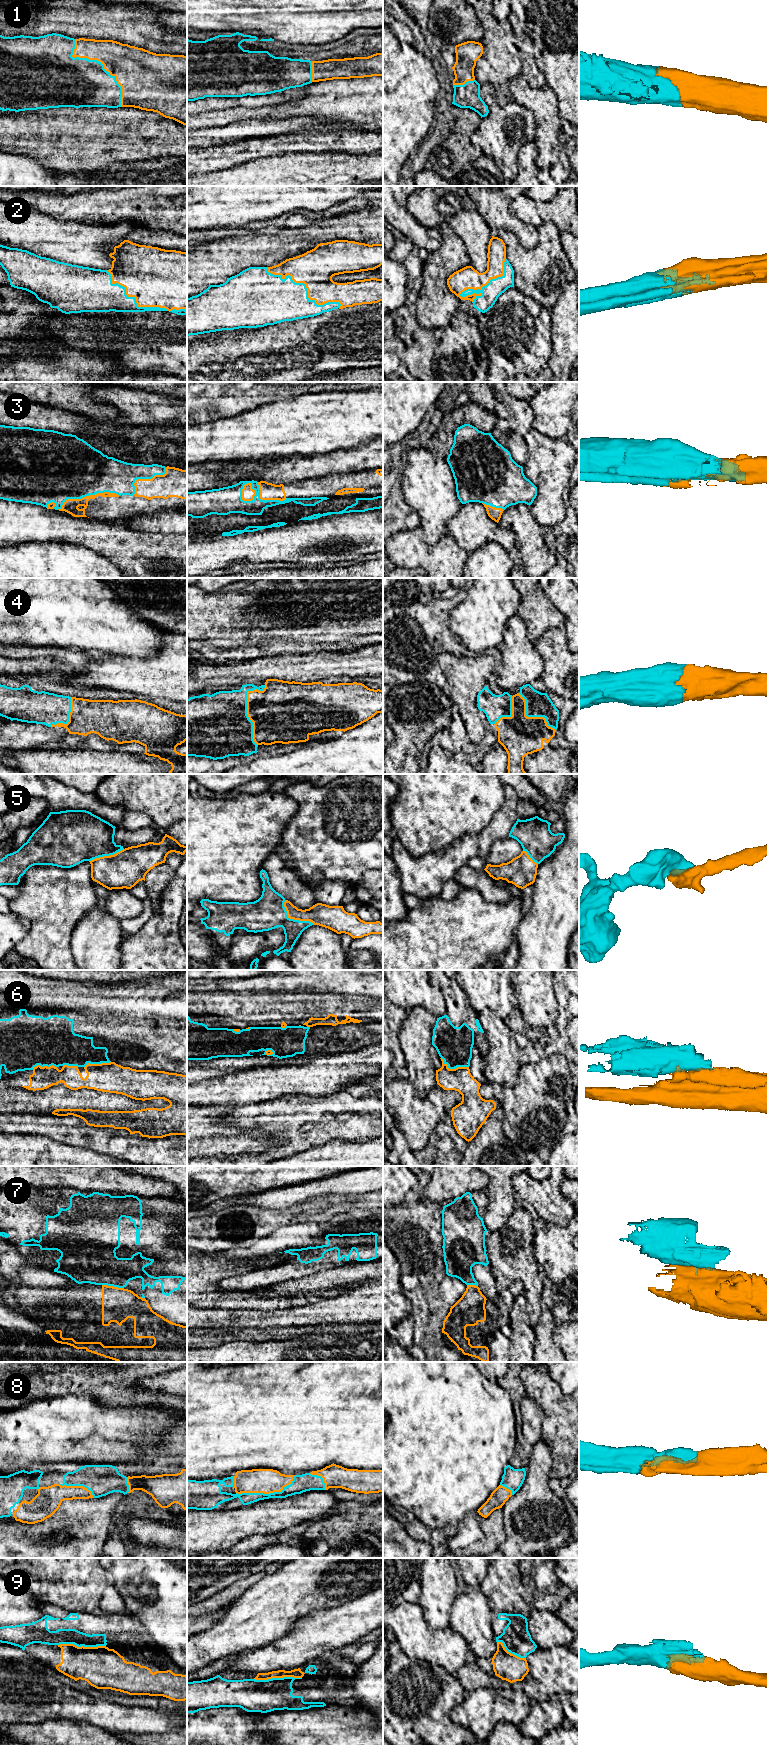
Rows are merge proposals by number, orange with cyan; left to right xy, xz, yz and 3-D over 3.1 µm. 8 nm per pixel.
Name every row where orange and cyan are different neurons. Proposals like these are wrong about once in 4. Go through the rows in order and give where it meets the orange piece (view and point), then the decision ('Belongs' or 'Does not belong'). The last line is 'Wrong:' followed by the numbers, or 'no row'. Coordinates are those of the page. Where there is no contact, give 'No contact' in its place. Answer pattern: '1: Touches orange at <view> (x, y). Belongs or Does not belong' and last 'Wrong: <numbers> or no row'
1: Touches orange at xy (101, 62). Belongs
2: Touches orange at xz (306, 287). Belongs
3: Touches orange at xy (87, 496). Belongs
4: Touches orange at xz (247, 709). Belongs
5: Touches orange at xz (293, 918). Belongs
6: Touches orange at yz (453, 1069). Does not belong
7: Touches orange at xy (112, 1286). Does not belong
8: Touches orange at xz (267, 1493). Belongs
9: Touches orange at xy (82, 1646). Belongs
Wrong: 6, 7

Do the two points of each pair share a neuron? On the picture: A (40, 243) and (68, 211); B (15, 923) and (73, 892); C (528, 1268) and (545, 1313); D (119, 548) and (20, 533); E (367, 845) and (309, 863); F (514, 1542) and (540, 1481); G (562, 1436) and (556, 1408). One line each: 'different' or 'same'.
A: different
B: different
C: different
D: same
E: same
F: same
G: same

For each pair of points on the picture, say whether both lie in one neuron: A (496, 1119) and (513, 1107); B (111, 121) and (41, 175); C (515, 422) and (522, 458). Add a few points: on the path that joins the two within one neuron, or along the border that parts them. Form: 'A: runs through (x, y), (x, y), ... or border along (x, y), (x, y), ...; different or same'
A: border along (500, 1108), (503, 1111), (503, 1133), (506, 1136); different
B: border along (28, 157), (34, 157), (44, 166), (60, 172); different
C: runs through (517, 431), (518, 449); same

